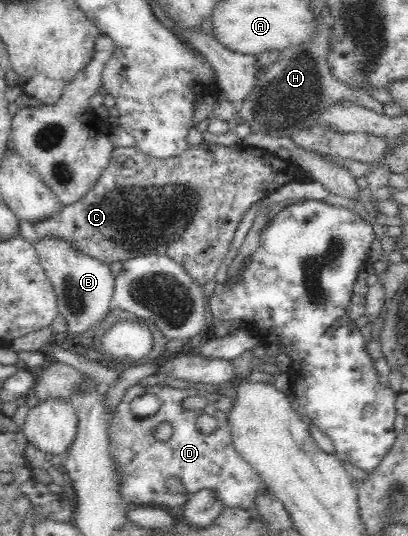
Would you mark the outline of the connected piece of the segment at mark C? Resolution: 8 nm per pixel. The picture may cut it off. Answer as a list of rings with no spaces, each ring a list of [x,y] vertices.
[[[207,140],[199,142],[197,146],[188,145],[184,152],[176,158],[167,159],[155,159],[147,157],[141,153],[139,149],[133,146],[123,146],[123,148],[112,148],[111,158],[109,158],[109,164],[107,168],[101,172],[99,180],[95,181],[95,184],[91,186],[86,193],[79,198],[78,201],[71,204],[63,205],[59,207],[53,214],[50,214],[47,218],[35,219],[29,221],[25,219],[19,219],[19,235],[29,241],[31,244],[41,240],[41,238],[49,238],[49,236],[55,236],[56,238],[65,238],[70,240],[72,244],[75,244],[79,250],[83,251],[83,254],[87,254],[100,260],[101,262],[124,262],[125,260],[131,260],[131,258],[137,258],[139,254],[158,254],[159,256],[168,256],[171,260],[180,264],[190,275],[195,279],[195,282],[200,285],[204,285],[206,282],[214,278],[221,278],[223,268],[228,262],[227,249],[229,248],[234,233],[237,230],[239,220],[242,214],[260,198],[265,198],[271,192],[280,188],[284,184],[293,180],[299,180],[299,172],[301,169],[297,165],[293,165],[291,160],[281,160],[273,152],[269,152],[266,149],[258,147],[249,147],[242,145],[241,142],[233,144],[231,146],[224,146],[223,144],[217,144],[217,142],[208,142]]]

